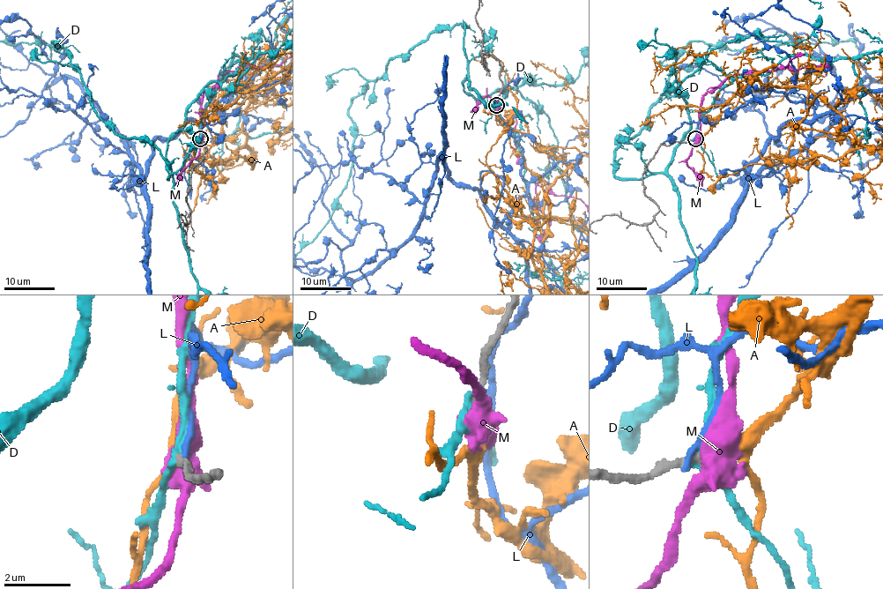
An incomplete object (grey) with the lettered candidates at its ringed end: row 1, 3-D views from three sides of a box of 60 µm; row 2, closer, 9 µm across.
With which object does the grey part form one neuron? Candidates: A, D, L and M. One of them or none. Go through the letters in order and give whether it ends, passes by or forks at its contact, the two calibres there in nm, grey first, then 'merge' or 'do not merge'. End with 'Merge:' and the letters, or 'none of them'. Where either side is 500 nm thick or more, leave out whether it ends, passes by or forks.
A: it ends | 200/180 nm | merge
D: it passes by | 200/200 nm | do not merge
L: it ends | 240/200 nm | do not merge
M: 200/600 nm | do not merge
Merge: A

